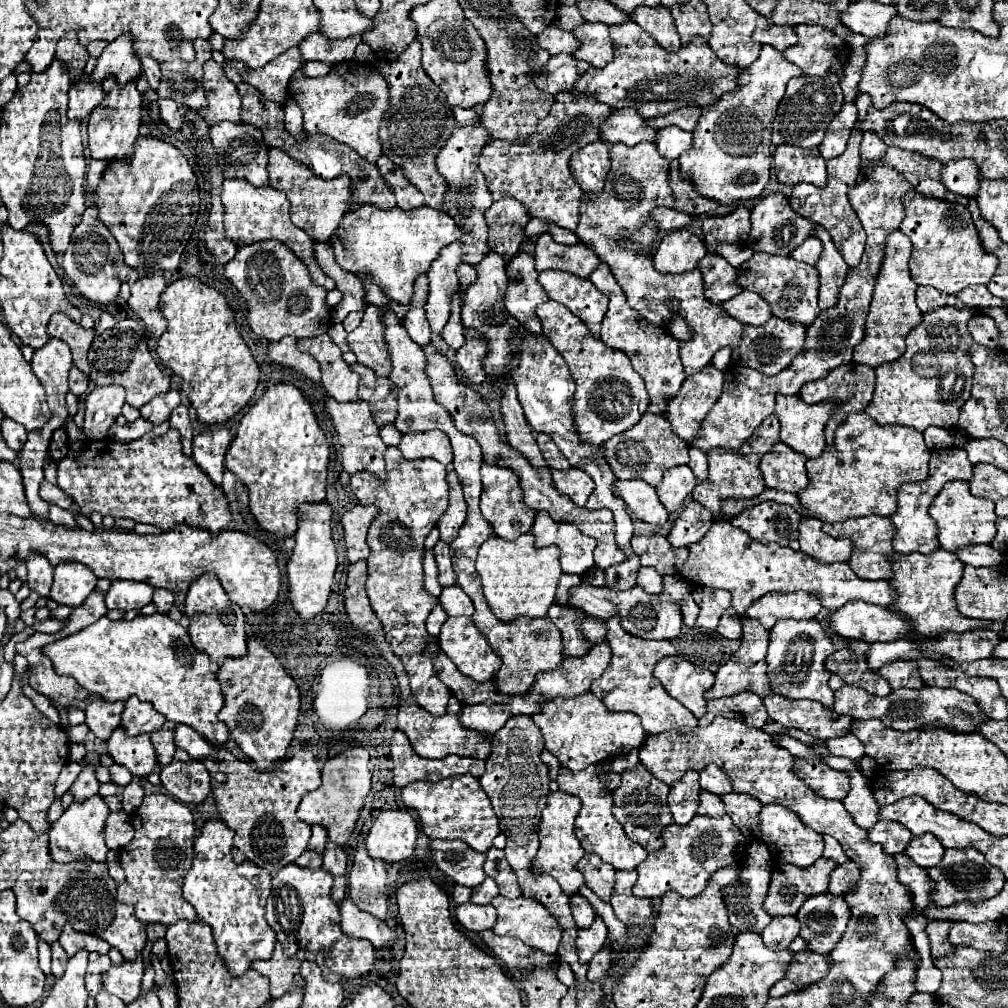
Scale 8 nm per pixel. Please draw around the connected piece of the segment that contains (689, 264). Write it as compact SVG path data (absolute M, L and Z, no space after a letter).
M679 229L663 237L653 257L653 265L659 273L683 273L687 269L695 269L705 253L705 243L699 237Z

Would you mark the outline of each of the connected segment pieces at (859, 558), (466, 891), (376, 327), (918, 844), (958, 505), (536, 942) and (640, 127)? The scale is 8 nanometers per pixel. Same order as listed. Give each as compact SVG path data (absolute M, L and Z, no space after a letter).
M869 515L869 517L859 517L859 519L847 519L843 523L823 523L823 533L831 537L847 537L855 543L855 553L849 565L861 579L889 579L891 577L891 563L887 561L887 555L893 553L891 543L893 543L895 529L889 517Z
M455 885L453 887L453 901L455 905L461 905L461 903L467 903L471 899L471 889L465 887L465 885Z
M367 305L365 317L355 331L349 333L349 349L357 355L357 363L373 369L379 377L387 377L391 373L391 361L387 353L387 345L383 339L383 315L373 305Z
M931 833L923 835L923 837L913 837L905 849L905 855L909 859L913 859L919 867L935 867L941 857L943 857L945 849L939 841L935 841L935 837L931 837Z
M949 481L949 483L945 483L943 489L939 491L939 495L935 497L935 501L929 507L929 515L937 523L939 545L947 551L955 551L955 549L967 547L967 545L991 543L995 533L997 533L997 529L995 529L997 515L995 515L993 507L995 507L993 501L979 499L979 497L971 495L967 481Z
M497 895L491 901L491 905L497 909L497 923L493 927L495 935L511 935L515 939L521 939L525 945L533 949L541 949L543 953L557 953L557 947L561 941L561 927L539 901L525 899L525 897L507 899L503 895Z
M613 109L599 127L599 133L607 143L621 141L627 147L633 147L641 141L655 141L657 131L651 129L635 109Z

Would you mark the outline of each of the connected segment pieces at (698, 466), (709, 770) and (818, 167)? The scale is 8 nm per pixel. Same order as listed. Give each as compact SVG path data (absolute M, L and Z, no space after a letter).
M691 447L689 457L691 457L689 467L693 469L697 481L705 481L705 479L707 479L707 453L705 453L705 451L699 451L699 449L695 449L695 447Z
M707 765L705 769L699 771L699 785L701 785L701 789L711 791L715 795L723 795L723 793L731 791L729 777L717 765Z
M779 145L773 155L773 169L779 183L797 185L811 183L817 187L827 185L825 159L819 149L803 149L795 145Z

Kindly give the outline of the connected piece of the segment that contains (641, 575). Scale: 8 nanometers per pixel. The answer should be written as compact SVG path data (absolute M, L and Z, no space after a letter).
M639 567L635 585L651 595L659 595L663 591L663 577L651 567Z

